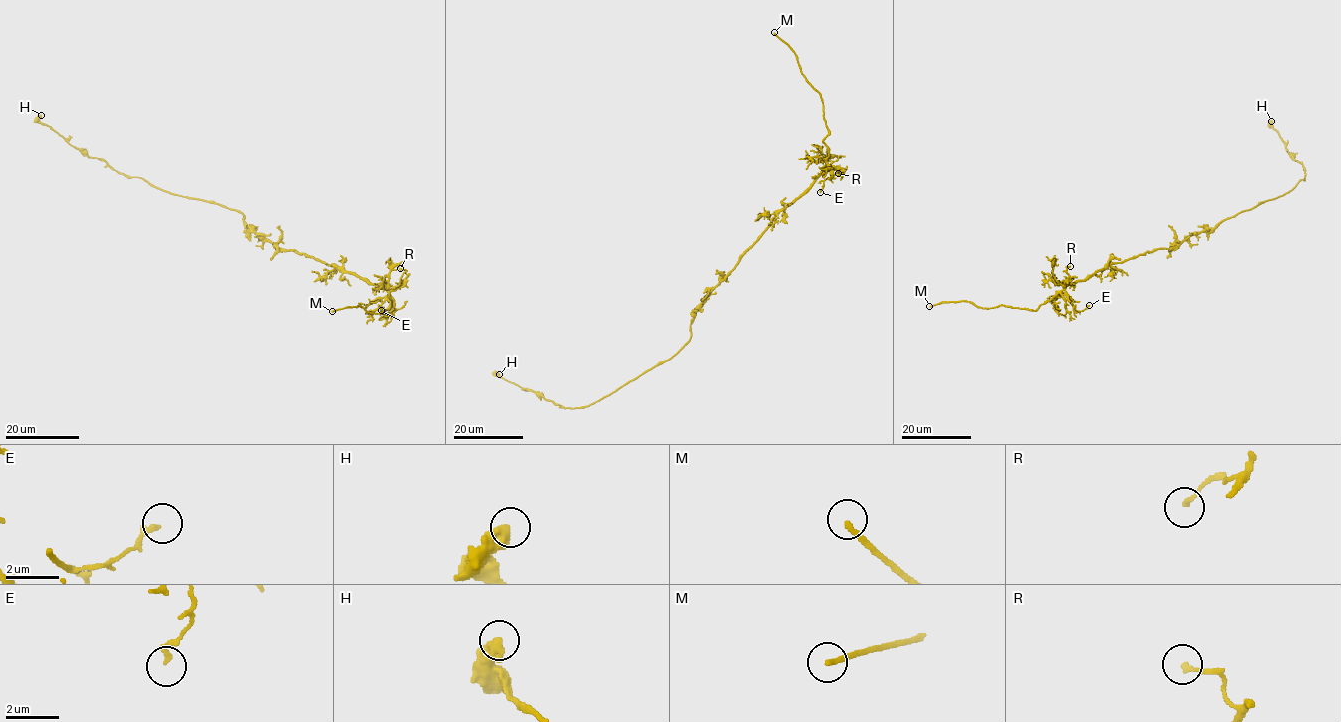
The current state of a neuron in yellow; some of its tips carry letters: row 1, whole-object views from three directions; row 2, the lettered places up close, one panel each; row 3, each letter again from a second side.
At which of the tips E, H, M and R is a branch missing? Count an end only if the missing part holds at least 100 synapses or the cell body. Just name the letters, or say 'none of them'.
M

